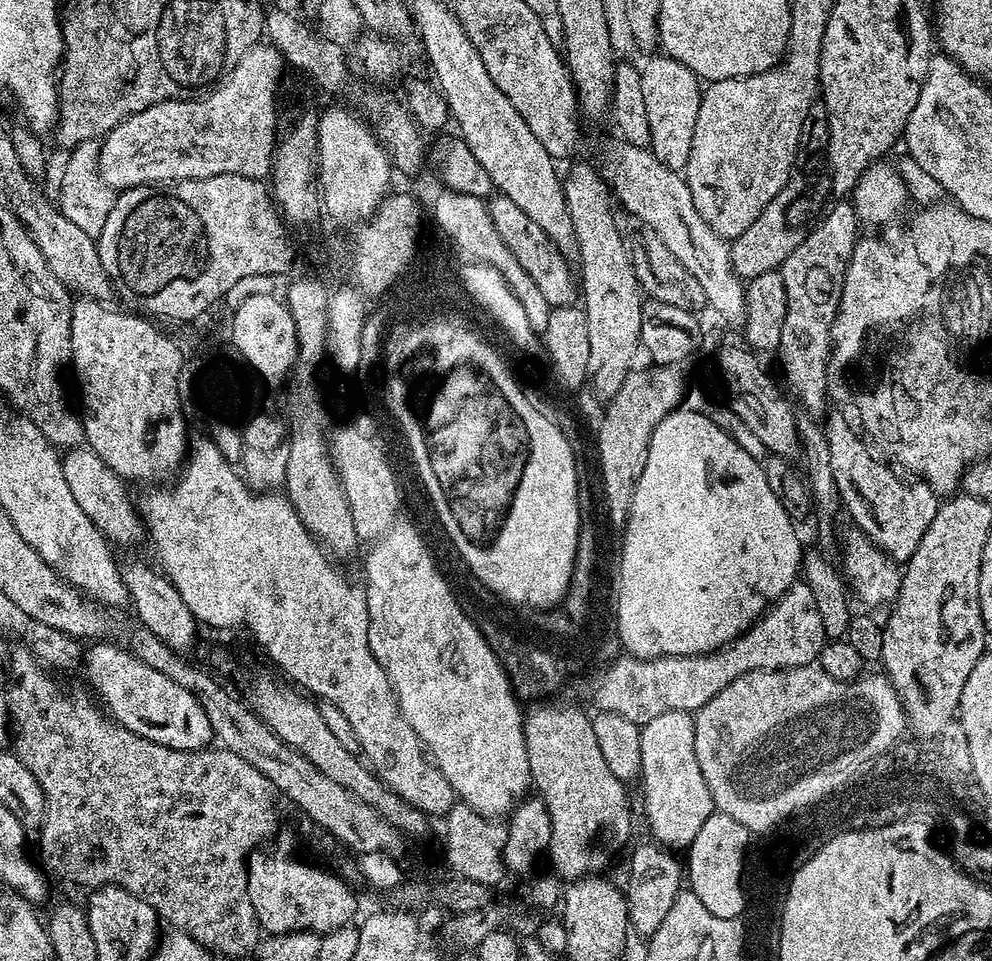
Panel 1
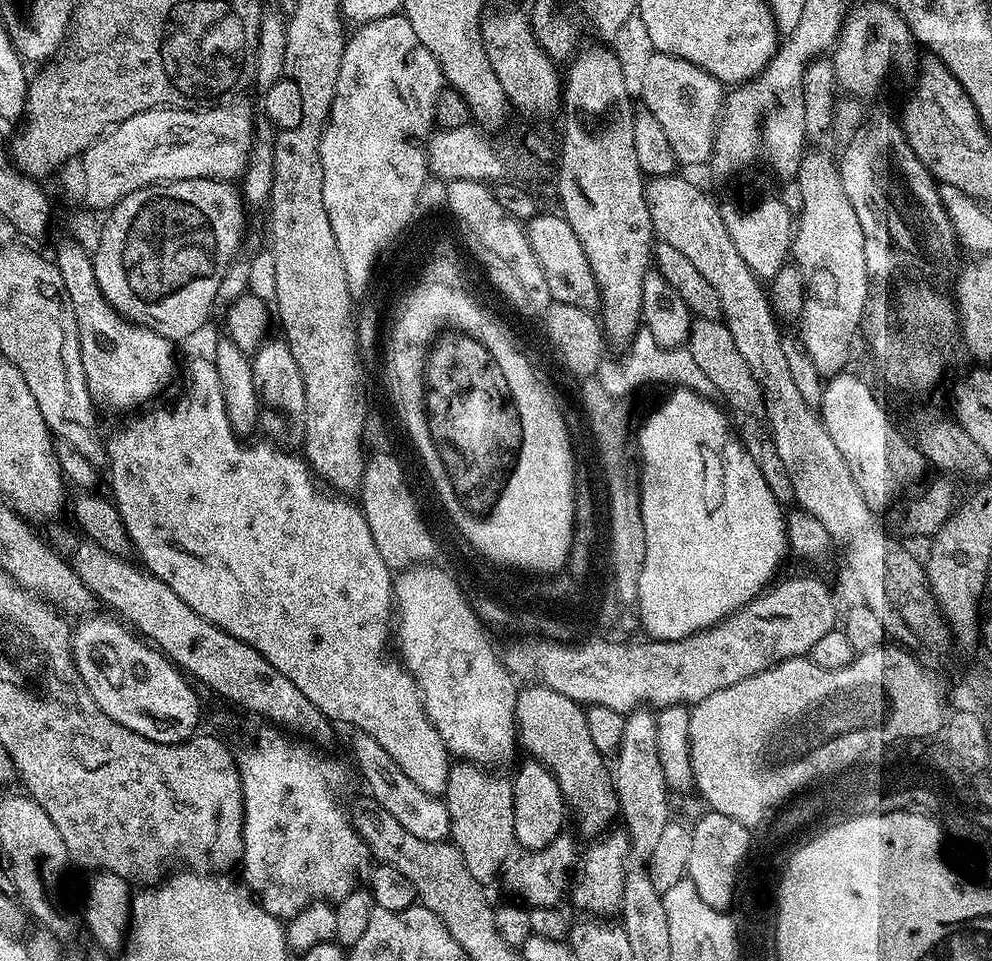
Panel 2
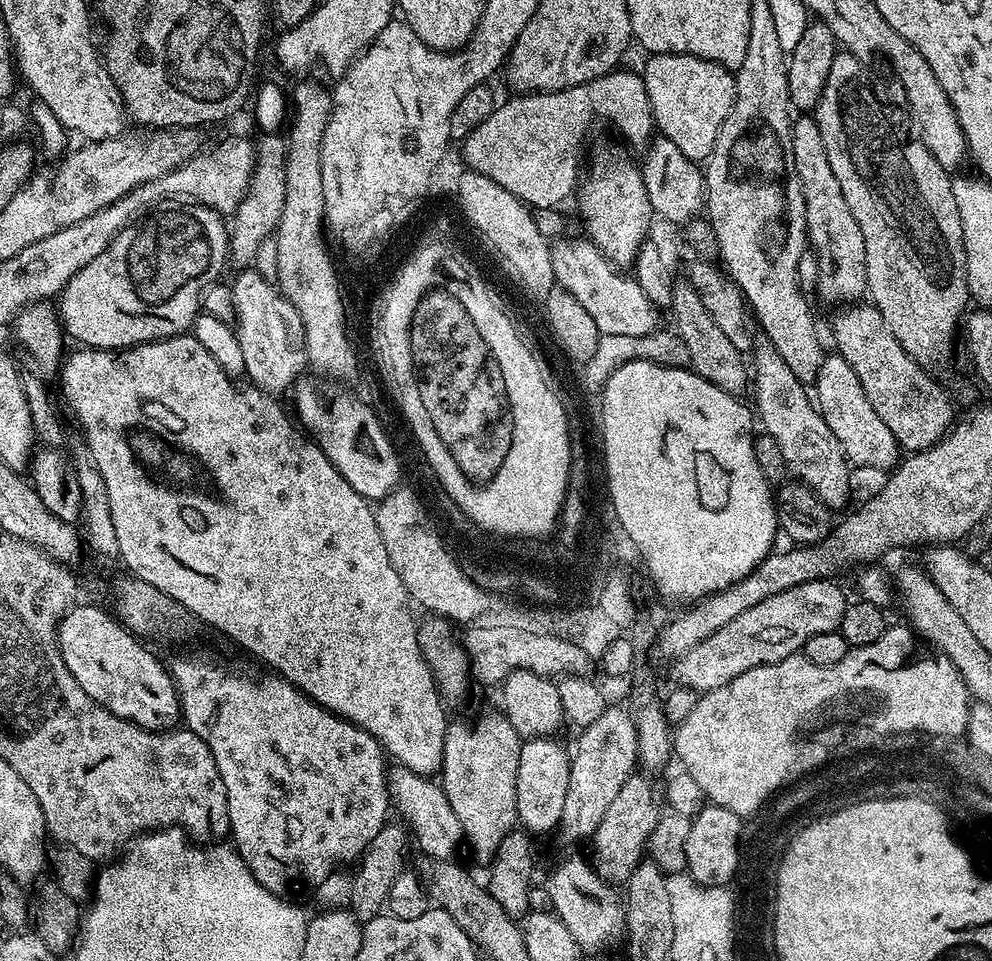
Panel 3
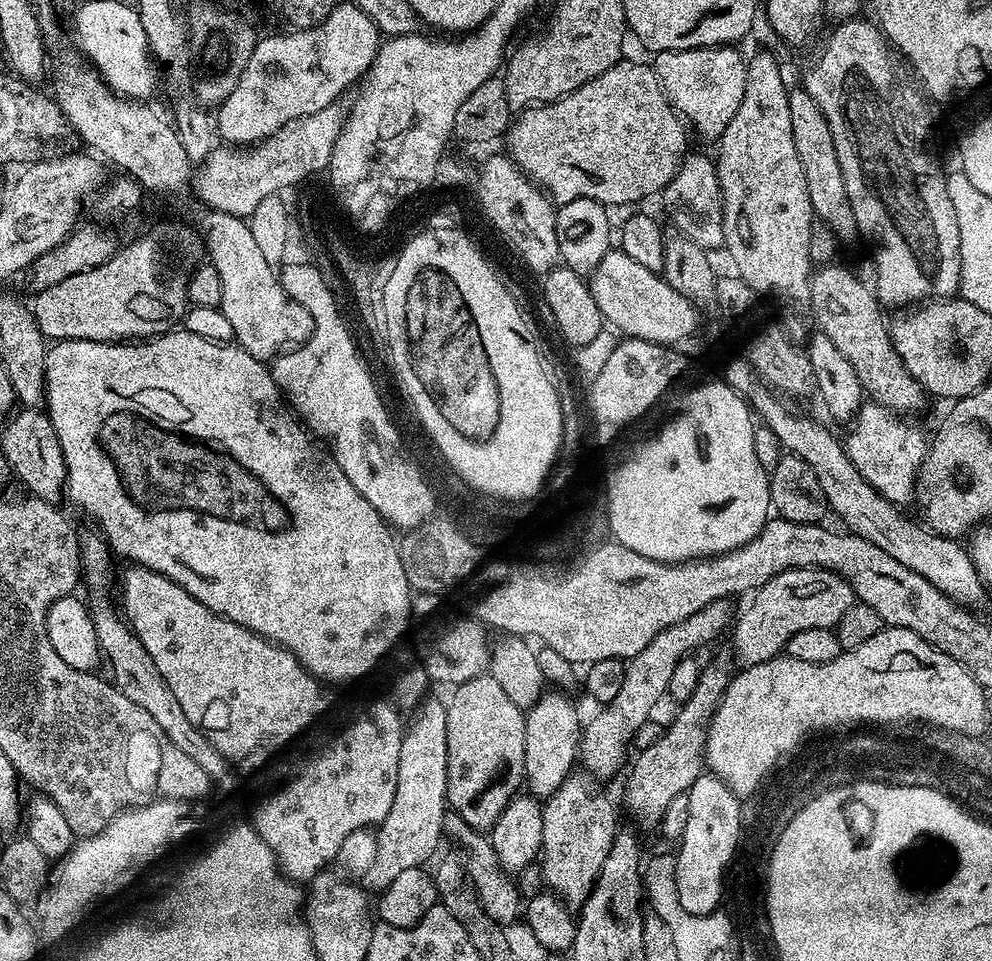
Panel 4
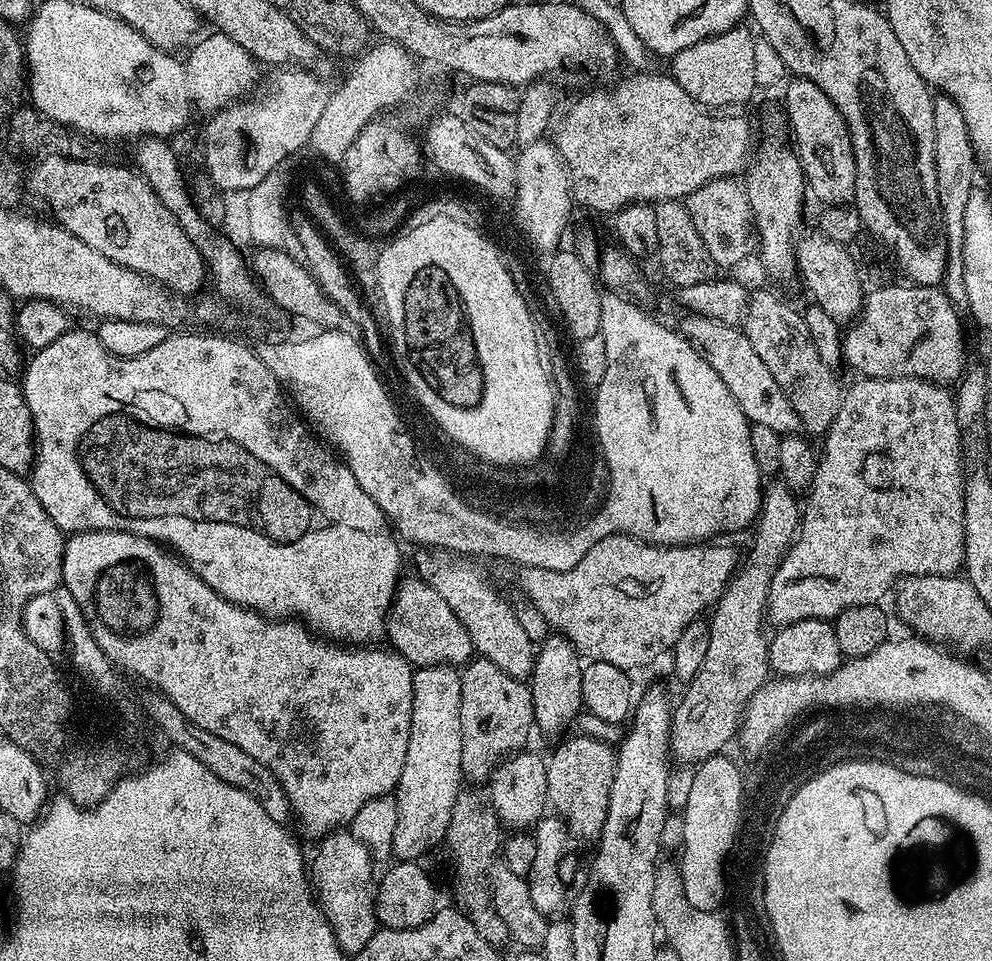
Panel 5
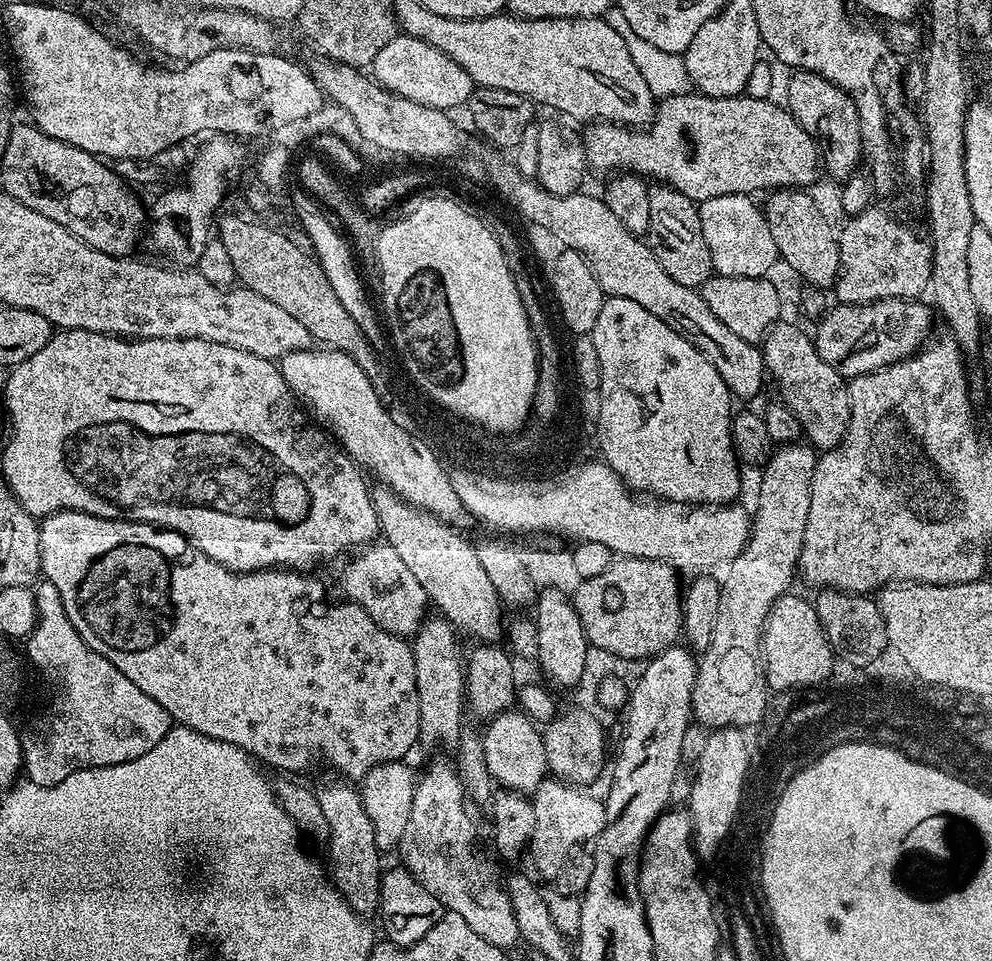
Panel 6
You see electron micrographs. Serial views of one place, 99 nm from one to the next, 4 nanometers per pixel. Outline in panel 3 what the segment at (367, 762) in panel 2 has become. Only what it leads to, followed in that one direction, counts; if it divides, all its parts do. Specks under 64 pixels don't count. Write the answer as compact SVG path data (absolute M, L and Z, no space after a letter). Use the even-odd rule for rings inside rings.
M392 766L387 769L388 798L391 807L406 821L414 844L421 848L432 860L451 860L457 854L460 844L465 843L462 822L454 815L443 787L435 779L419 776L414 770ZM436 783L436 784L435 784ZM408 819L408 820L407 820Z

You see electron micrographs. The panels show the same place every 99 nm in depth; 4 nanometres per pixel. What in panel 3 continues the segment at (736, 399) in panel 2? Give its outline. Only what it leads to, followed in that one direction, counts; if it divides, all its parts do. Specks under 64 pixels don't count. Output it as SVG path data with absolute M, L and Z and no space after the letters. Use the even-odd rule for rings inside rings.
M686 278L676 281L672 291L670 315L676 323L674 325L676 335L682 338L682 342L686 342L688 364L692 371L706 378L706 382L714 382L714 386L726 390L732 396L744 394L747 388L749 391L750 368L746 363L745 353L739 352L734 342L730 342L726 334L722 334L722 329L714 322L710 310L706 310L706 305L702 302L698 290L694 290L694 286Z

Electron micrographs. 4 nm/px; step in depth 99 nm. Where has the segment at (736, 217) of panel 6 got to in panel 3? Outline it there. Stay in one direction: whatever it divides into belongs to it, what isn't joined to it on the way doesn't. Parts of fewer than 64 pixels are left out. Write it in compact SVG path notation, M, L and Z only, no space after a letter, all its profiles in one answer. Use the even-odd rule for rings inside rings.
M657 135L647 145L643 153L642 171L646 182L646 194L650 194L650 206L657 217L669 220L672 224L687 225L705 211L706 193L704 174L701 165L695 160L686 158L670 138Z

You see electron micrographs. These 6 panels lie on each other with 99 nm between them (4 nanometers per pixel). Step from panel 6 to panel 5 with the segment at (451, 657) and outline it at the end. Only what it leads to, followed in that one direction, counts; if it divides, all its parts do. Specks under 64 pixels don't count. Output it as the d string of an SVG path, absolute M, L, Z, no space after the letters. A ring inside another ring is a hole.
M425 664L412 674L412 713L410 714L410 742L406 742L406 766L398 778L394 799L396 825L391 855L400 862L416 862L432 843L443 841L450 822L451 808L462 791L462 686L460 672L451 664Z

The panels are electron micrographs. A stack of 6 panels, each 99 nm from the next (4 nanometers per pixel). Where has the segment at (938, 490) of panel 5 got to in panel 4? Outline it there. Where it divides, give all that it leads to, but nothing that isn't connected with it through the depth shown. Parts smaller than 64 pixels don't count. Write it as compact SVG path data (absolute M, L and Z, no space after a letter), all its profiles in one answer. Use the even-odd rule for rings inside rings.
M861 403L856 415L847 425L848 437L842 443L850 462L862 478L889 502L897 506L912 504L916 494L916 477L928 453L929 437L916 424L891 412L880 404ZM791 568L766 582L761 588L757 588L748 609L737 615L734 627L731 629L732 648L736 656L741 660L741 665L761 664L781 655L787 649L790 638L801 630L818 630L819 628L835 629L837 622L850 610L850 606L857 603L856 594L839 572L831 572L828 568Z

